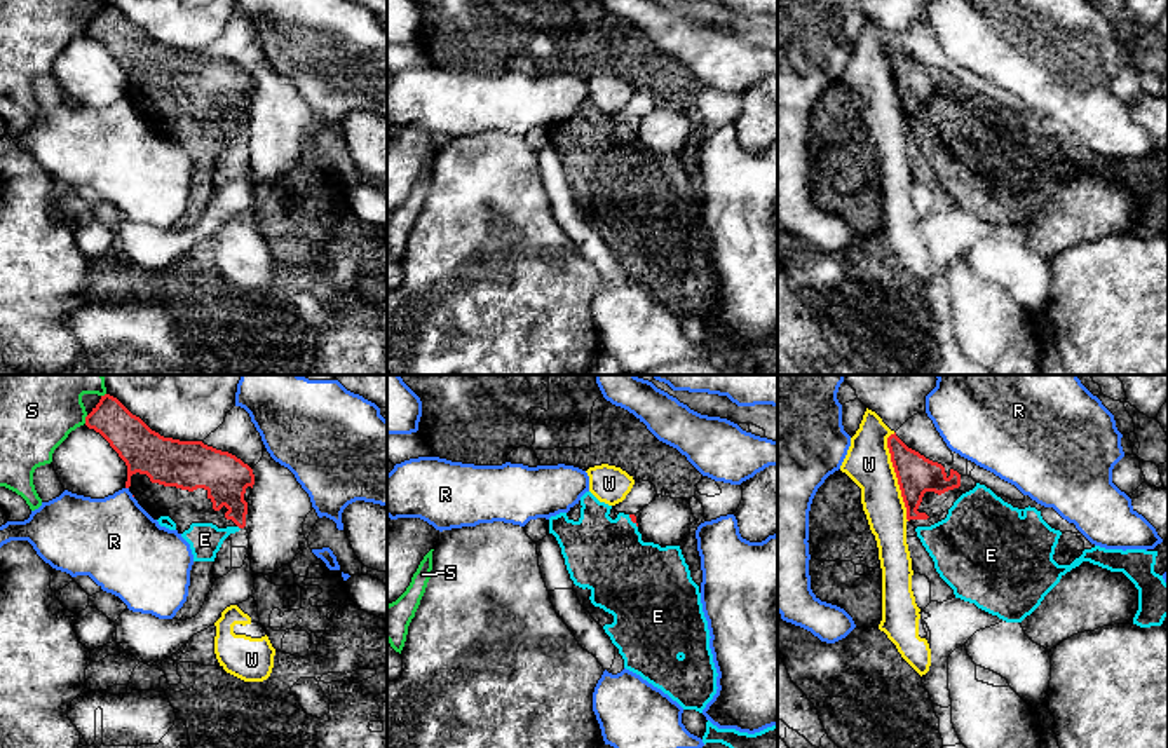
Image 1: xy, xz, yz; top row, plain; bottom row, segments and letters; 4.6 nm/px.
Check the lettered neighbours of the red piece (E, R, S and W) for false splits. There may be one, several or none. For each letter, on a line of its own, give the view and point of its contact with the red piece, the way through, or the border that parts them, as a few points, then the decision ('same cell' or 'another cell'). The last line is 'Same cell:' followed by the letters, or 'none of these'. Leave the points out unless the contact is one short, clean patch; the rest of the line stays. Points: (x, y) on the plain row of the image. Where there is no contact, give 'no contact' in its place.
E: meets red in xz at (631, 129); same cell
R: no contact; another cell
S: meets red in xy at (86, 28); another cell
W: meets red in yz at (896, 86); another cell
Same cell: E

